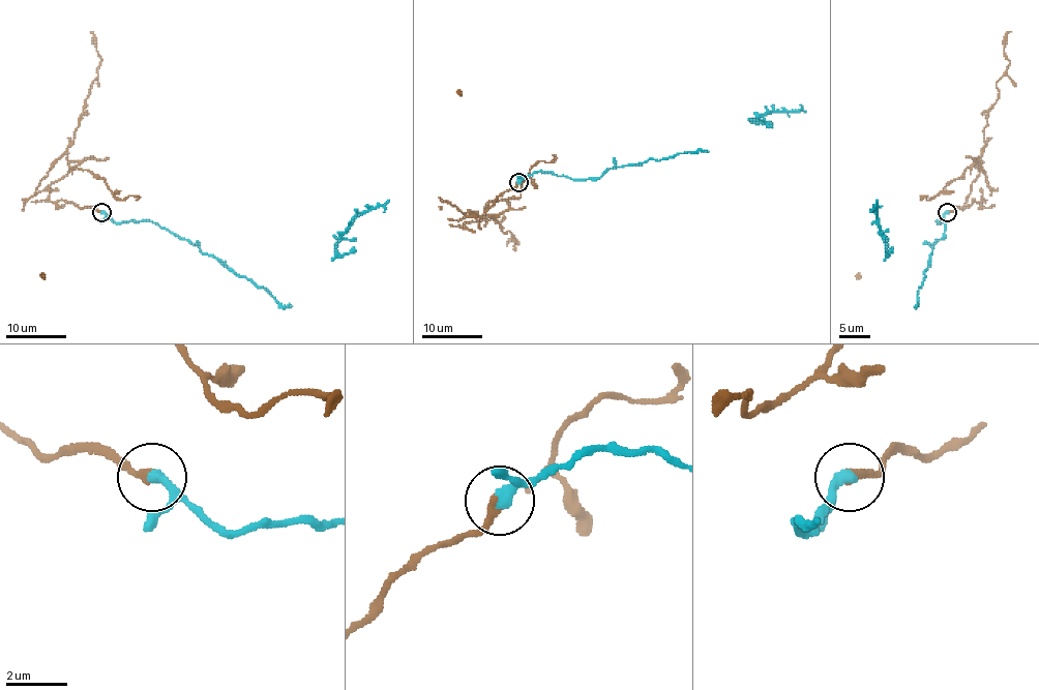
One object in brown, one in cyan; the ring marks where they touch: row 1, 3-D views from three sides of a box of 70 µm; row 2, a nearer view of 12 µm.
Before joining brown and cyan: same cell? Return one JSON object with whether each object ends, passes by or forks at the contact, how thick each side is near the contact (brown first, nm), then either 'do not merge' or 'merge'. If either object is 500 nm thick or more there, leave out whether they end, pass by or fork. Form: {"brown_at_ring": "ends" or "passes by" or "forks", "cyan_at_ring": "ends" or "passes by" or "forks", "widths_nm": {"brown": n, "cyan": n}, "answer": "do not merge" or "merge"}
{"brown_at_ring": "ends", "cyan_at_ring": "ends", "widths_nm": {"brown": 320, "cyan": 400}, "answer": "do not merge"}

